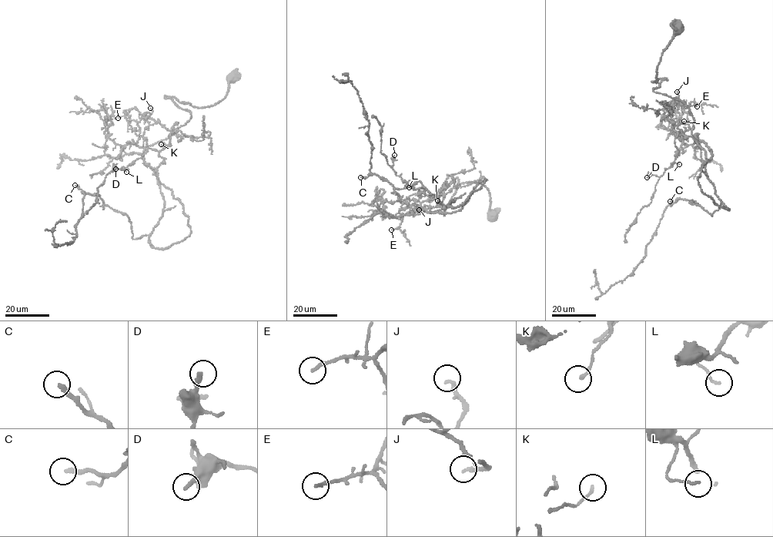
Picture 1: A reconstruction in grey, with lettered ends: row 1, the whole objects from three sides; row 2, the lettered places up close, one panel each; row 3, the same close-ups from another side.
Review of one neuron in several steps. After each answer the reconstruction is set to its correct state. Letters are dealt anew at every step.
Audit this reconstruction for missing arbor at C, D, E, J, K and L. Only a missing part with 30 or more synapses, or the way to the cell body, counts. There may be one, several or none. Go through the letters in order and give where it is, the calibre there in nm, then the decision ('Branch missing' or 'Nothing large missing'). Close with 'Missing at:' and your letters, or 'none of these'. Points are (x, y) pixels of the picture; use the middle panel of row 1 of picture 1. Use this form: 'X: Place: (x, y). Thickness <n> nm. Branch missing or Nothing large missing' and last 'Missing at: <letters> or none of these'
C: Place: (360, 177). Thickness 200 nm. Branch missing
D: Place: (394, 155). Thickness 240 nm. Nothing large missing
E: Place: (391, 229). Thickness 180 nm. Nothing large missing
J: Place: (419, 209). Thickness 130 nm. Branch missing
K: Place: (437, 200). Thickness 170 nm. Nothing large missing
L: Place: (409, 187). Thickness 130 nm. Nothing large missing
Missing at: C, J

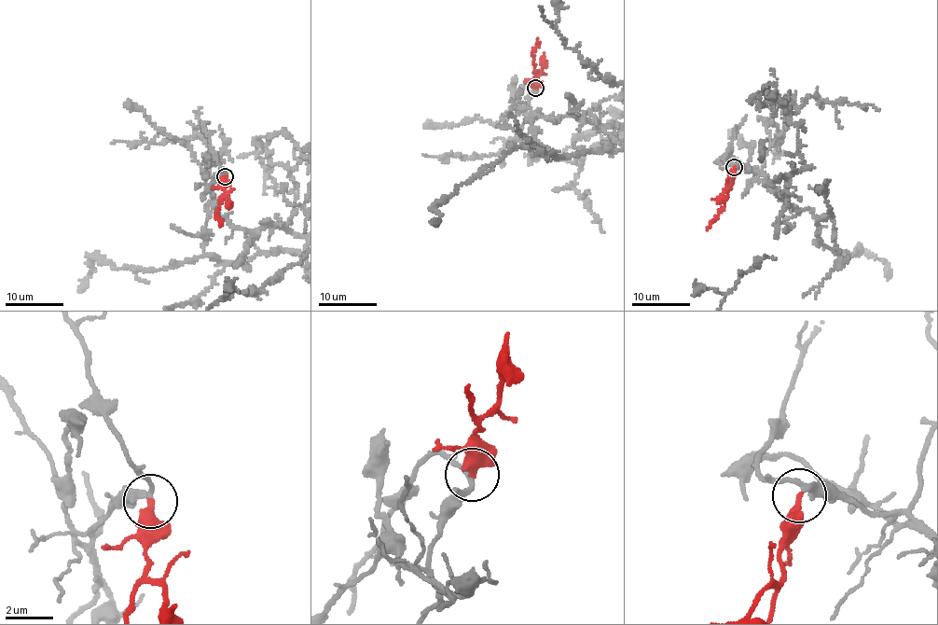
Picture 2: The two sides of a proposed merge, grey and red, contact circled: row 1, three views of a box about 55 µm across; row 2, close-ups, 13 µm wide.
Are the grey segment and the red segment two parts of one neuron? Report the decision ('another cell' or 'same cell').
same cell

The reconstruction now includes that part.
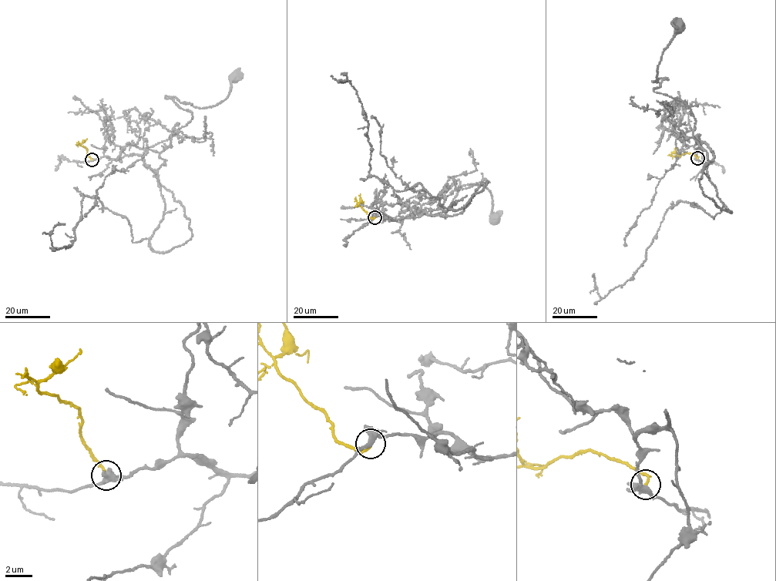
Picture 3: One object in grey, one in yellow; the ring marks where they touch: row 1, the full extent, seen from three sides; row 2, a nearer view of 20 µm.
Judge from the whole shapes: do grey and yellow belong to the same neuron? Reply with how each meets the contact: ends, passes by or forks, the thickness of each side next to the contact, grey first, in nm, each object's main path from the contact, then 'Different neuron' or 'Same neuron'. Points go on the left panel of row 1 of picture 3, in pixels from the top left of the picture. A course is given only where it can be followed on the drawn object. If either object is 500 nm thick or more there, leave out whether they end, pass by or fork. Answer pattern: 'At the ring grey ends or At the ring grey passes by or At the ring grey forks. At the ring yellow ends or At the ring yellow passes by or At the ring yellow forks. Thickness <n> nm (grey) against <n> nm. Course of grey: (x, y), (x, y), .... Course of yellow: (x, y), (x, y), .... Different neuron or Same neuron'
At the ring grey forks. At the ring yellow ends. Thickness 340 nm (grey) against 180 nm. Course of grey: (92, 159), (137, 155), (143, 160), (146, 148), (192, 117), (172, 98), (217, 105), (234, 78). Course of yellow: (92, 159), (86, 148), (80, 145), (84, 142). Different neuron

